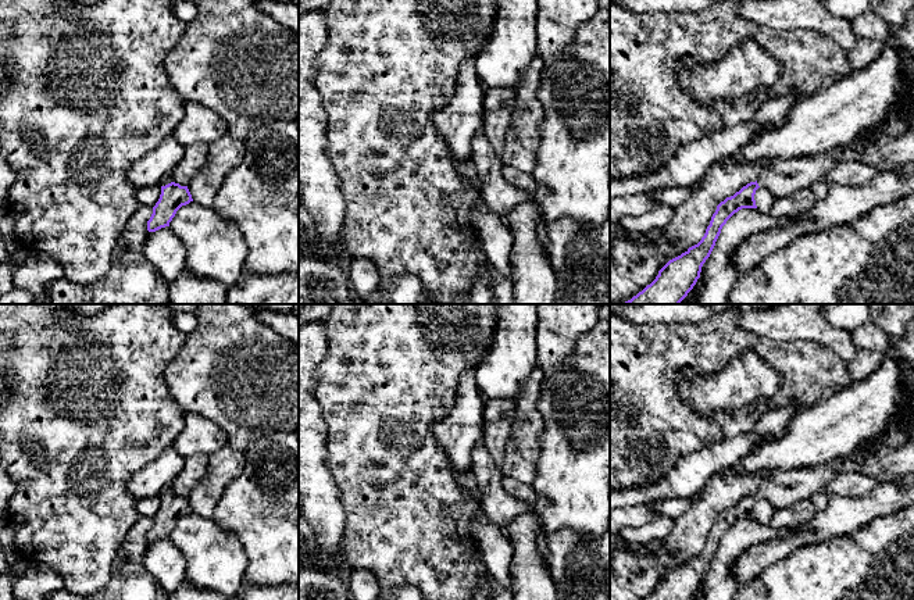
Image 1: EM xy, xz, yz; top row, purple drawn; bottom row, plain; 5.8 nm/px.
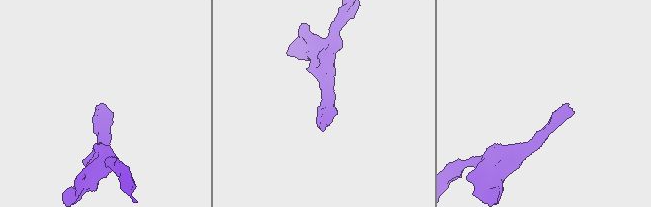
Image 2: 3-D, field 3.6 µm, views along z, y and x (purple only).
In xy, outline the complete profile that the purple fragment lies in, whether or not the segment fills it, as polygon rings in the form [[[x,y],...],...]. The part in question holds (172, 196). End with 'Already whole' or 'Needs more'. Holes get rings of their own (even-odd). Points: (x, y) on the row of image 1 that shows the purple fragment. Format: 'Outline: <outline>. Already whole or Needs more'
Outline: [[[165,175],[160,182],[161,194],[156,206],[153,207],[153,214],[147,221],[147,231],[156,232],[161,228],[169,226],[169,222],[175,217],[176,211],[193,201],[188,186],[181,186],[172,181],[171,175]]]. Needs more

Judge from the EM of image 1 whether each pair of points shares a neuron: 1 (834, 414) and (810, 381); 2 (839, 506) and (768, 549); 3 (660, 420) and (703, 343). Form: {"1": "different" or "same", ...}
{"1": "different", "2": "same", "3": "same"}

